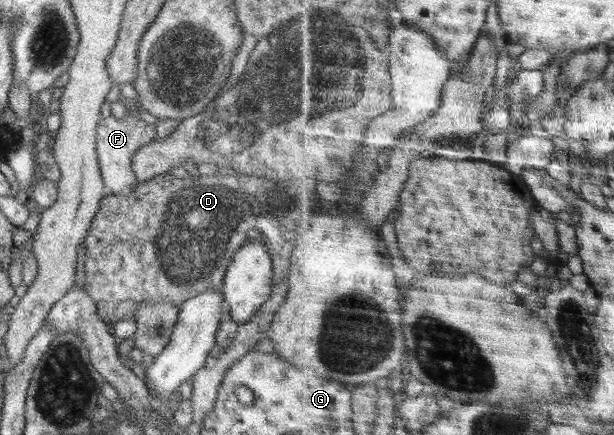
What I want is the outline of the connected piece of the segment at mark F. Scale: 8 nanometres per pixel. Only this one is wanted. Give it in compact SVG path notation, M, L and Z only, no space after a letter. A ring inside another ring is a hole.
M126 114L122 119L113 115L101 118L97 125L97 157L102 173L102 180L106 188L106 195L116 197L131 197L139 185L134 171L132 171L132 157L138 149L156 139L155 124L149 124L136 115Z

